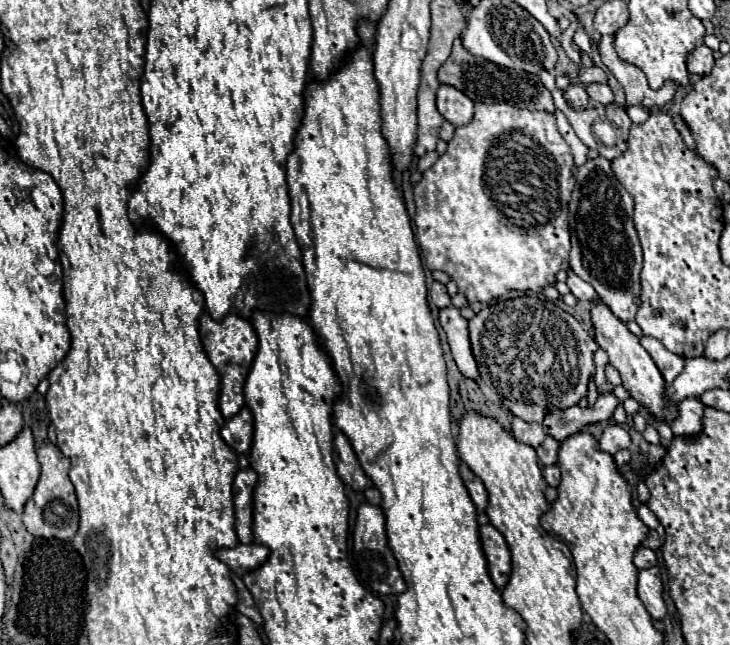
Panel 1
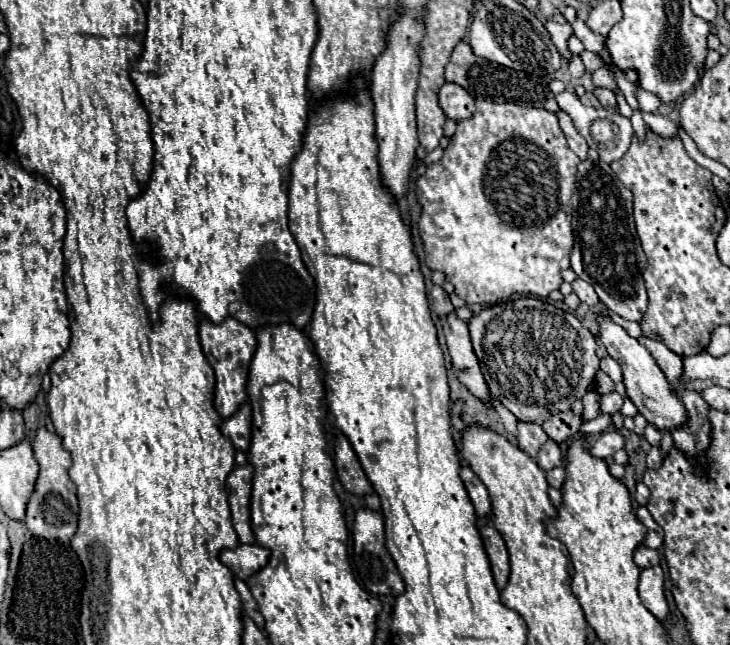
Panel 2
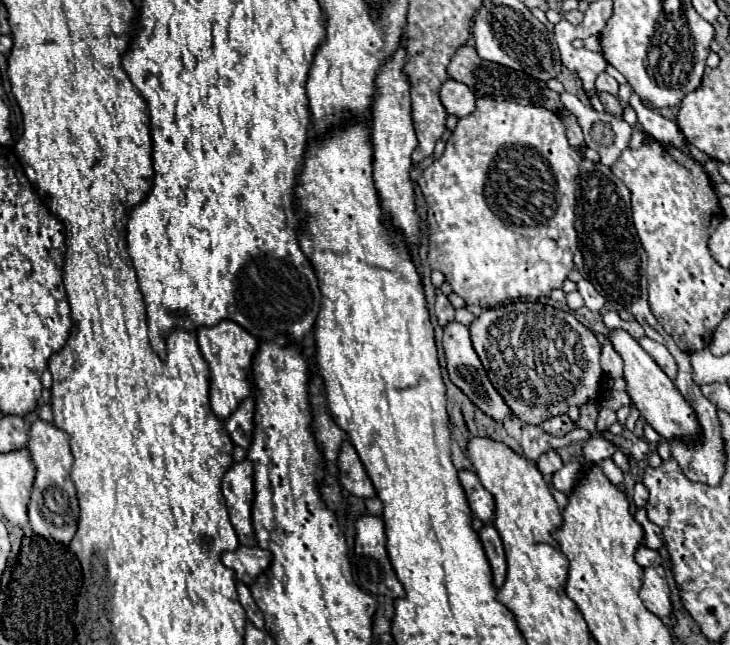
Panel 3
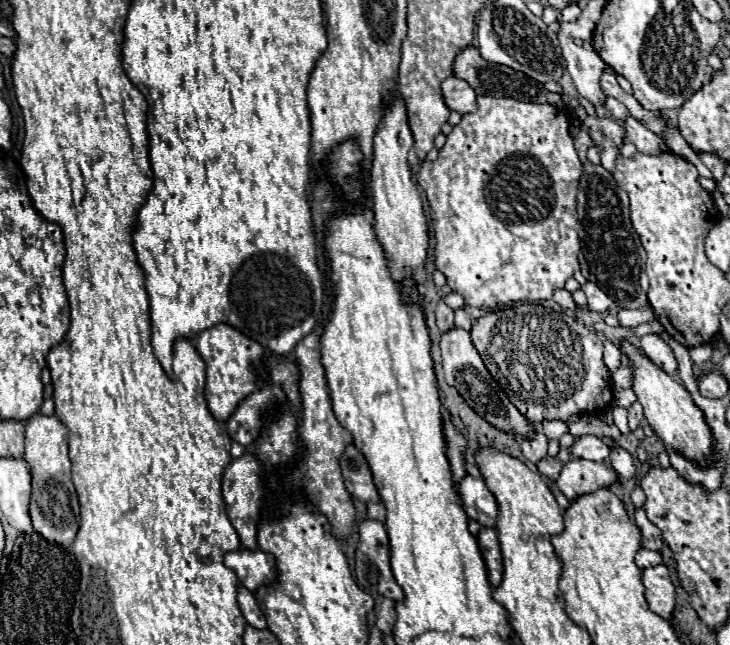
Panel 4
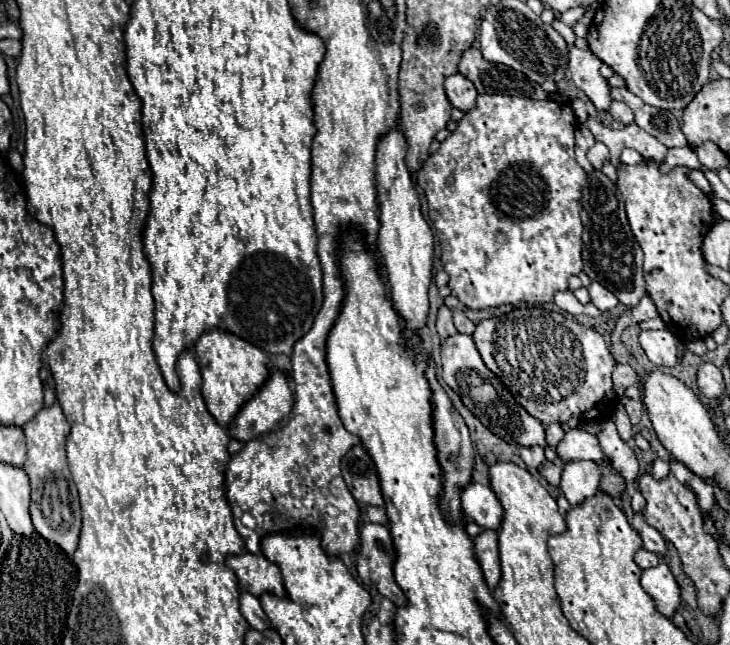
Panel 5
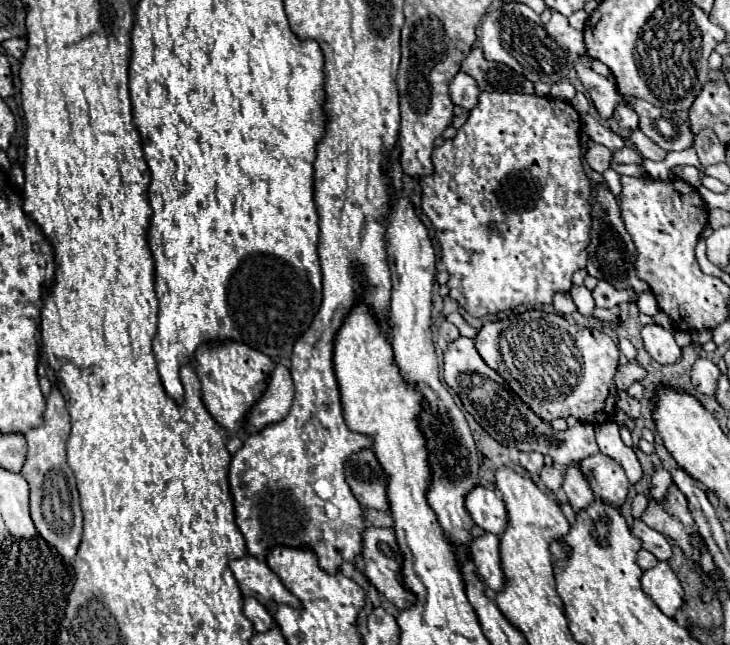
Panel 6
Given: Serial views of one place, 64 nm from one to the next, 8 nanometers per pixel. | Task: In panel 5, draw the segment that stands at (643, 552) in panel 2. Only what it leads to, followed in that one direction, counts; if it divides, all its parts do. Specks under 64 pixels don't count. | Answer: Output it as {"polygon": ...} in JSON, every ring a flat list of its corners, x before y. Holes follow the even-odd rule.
{"polygon":[[640,548,640,550,636,552,636,556,634,556,634,562,636,562,642,570,646,570,646,568,654,568,656,564,660,564,660,556,656,556,654,552,648,552,648,550]]}

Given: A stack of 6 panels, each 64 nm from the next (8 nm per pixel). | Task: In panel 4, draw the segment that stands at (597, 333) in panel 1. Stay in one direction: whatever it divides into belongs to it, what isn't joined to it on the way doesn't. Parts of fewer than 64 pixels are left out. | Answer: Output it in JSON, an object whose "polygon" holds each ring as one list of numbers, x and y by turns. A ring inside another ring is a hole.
{"polygon":[[624,338,620,348,630,360,632,390,634,390,638,402,642,404,644,416,646,416,648,424,652,426,652,430,656,432,656,436,666,446,682,452,686,458,690,458,698,464,706,464,712,454,712,436,710,436,708,424,704,422,704,414,692,402,690,394,684,390,684,386,680,382,676,382,672,376,662,372,656,364,652,364,652,360,648,360,644,356,644,352,640,348,636,348,630,340]]}

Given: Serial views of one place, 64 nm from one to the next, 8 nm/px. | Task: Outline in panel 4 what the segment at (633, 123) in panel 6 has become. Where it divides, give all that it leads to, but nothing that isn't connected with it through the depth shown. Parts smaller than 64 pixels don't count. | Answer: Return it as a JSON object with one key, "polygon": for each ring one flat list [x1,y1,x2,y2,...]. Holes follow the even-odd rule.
{"polygon":[[606,98,604,100,604,106,610,110,610,114,612,114,612,118,616,118,616,120,626,120,628,118,628,108,622,104,622,102,618,102,616,98]]}

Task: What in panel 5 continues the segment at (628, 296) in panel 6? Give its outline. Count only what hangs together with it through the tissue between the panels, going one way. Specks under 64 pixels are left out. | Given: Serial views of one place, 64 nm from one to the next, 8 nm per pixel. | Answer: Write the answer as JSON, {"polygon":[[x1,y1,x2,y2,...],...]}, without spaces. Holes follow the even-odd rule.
{"polygon":[[592,282,592,284,588,286,588,292,590,292,590,302,592,302,598,310,612,310,612,308,618,304,616,296,614,296,610,290,606,290,602,284,598,284,598,282]]}

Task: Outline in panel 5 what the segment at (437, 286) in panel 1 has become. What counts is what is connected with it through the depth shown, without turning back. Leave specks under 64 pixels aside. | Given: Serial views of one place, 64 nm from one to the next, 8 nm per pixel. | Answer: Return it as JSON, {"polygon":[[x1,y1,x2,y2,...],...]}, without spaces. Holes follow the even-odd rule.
{"polygon":[[440,306,440,310,438,310,438,320,436,320,436,328,438,328,440,338,448,338,448,336,456,334,456,328,454,328,454,324,452,324,452,310,450,310,450,308]]}

